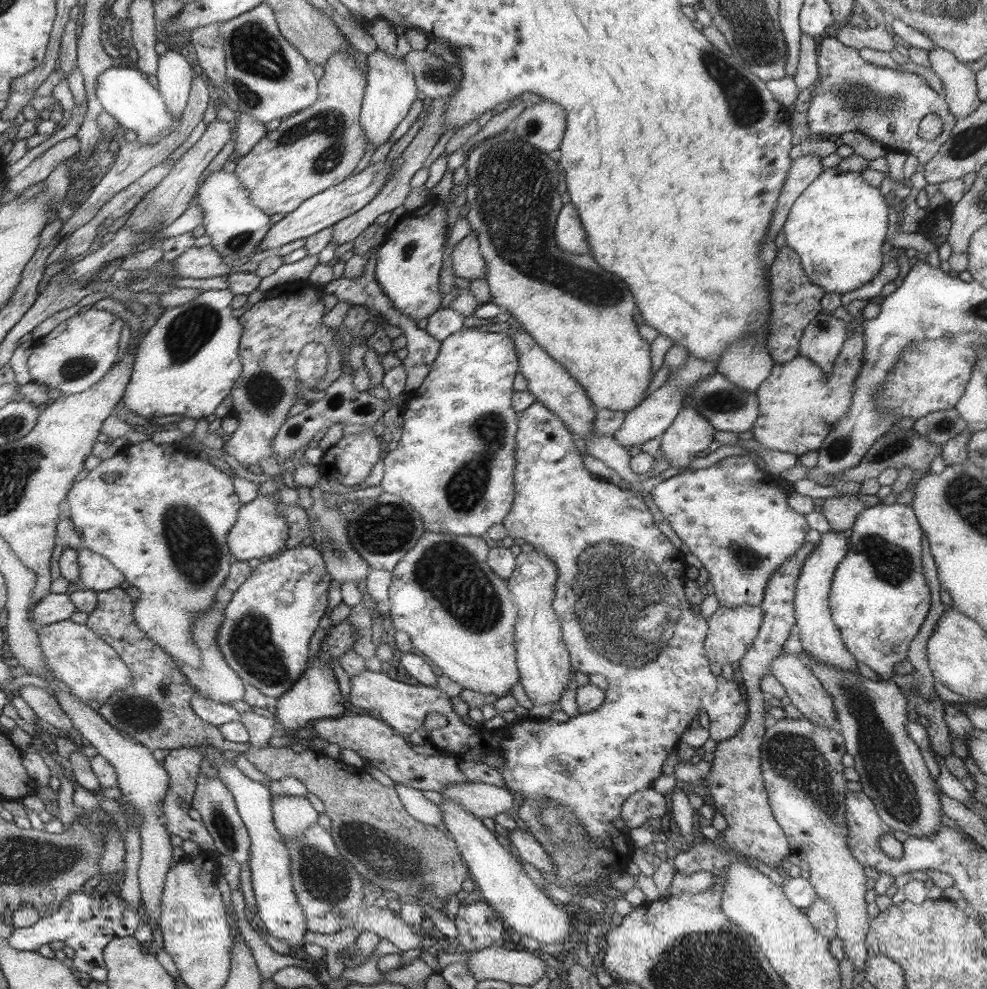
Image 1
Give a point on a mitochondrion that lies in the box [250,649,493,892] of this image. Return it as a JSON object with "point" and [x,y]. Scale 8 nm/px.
{"point":[379,854]}

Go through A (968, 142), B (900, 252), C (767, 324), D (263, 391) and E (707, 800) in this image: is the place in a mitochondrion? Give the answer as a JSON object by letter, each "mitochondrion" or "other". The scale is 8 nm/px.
{"A":"mitochondrion","B":"other","C":"other","D":"mitochondrion","E":"other"}

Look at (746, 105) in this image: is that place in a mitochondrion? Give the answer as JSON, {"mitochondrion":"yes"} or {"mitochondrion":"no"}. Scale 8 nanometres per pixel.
{"mitochondrion":"yes"}

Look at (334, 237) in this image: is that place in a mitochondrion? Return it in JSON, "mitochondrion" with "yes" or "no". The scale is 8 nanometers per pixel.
{"mitochondrion":"no"}

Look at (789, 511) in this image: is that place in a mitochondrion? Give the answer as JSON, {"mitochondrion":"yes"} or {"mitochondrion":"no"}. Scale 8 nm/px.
{"mitochondrion":"no"}

